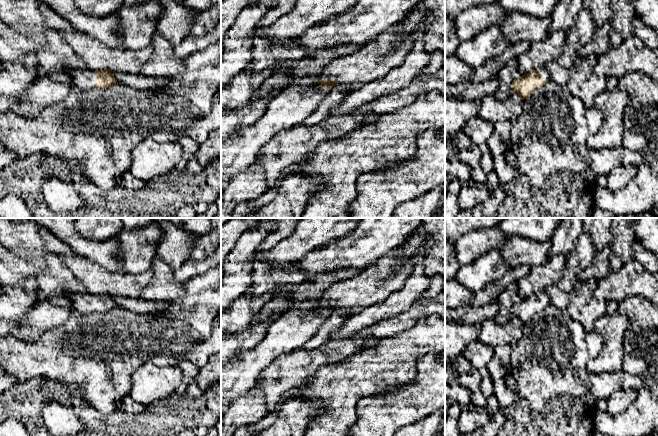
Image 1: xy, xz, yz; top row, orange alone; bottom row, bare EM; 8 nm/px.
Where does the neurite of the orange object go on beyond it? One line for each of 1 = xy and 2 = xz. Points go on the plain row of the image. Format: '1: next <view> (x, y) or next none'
1: next xy (83, 303)
2: next xz (239, 375)

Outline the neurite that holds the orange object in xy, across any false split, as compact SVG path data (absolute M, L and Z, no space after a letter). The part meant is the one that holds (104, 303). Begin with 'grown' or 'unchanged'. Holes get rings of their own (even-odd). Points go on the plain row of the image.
grown; M70 292L66 296L71 301L71 309L82 315L107 313L117 306L111 293L93 295L88 292Z

